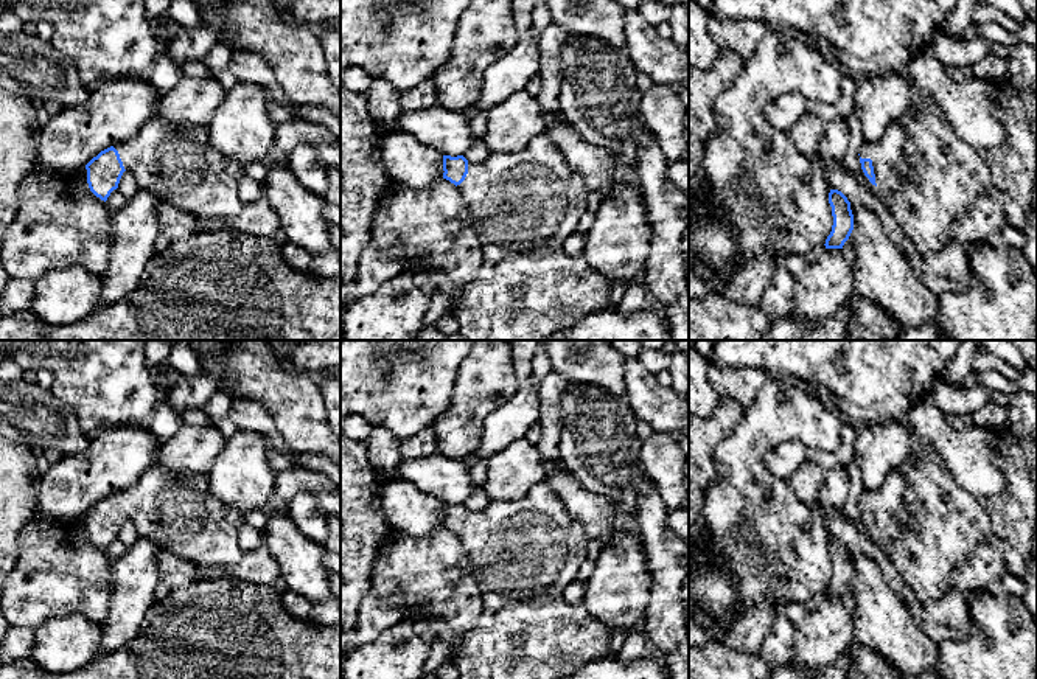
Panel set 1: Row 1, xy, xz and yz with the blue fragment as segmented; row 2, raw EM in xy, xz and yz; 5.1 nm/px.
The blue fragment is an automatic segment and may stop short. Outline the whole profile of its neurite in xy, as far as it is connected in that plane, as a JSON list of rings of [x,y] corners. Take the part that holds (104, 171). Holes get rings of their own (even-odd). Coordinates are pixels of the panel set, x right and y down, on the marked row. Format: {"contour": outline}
{"contour": [[[154,117],[131,140],[117,143],[87,165],[87,183],[101,200],[107,200],[118,188],[124,171],[131,171],[138,188],[149,190],[160,202],[168,202],[197,219],[230,218],[243,208],[238,183],[244,168],[227,160],[210,141],[210,127],[177,127],[174,123]]]}

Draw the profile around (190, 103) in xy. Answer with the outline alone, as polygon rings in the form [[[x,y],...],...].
[[[180,78],[155,104],[155,117],[177,127],[208,126],[227,92],[216,79]]]

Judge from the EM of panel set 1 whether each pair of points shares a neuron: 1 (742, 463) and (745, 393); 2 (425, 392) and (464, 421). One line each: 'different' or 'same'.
1: different
2: different

